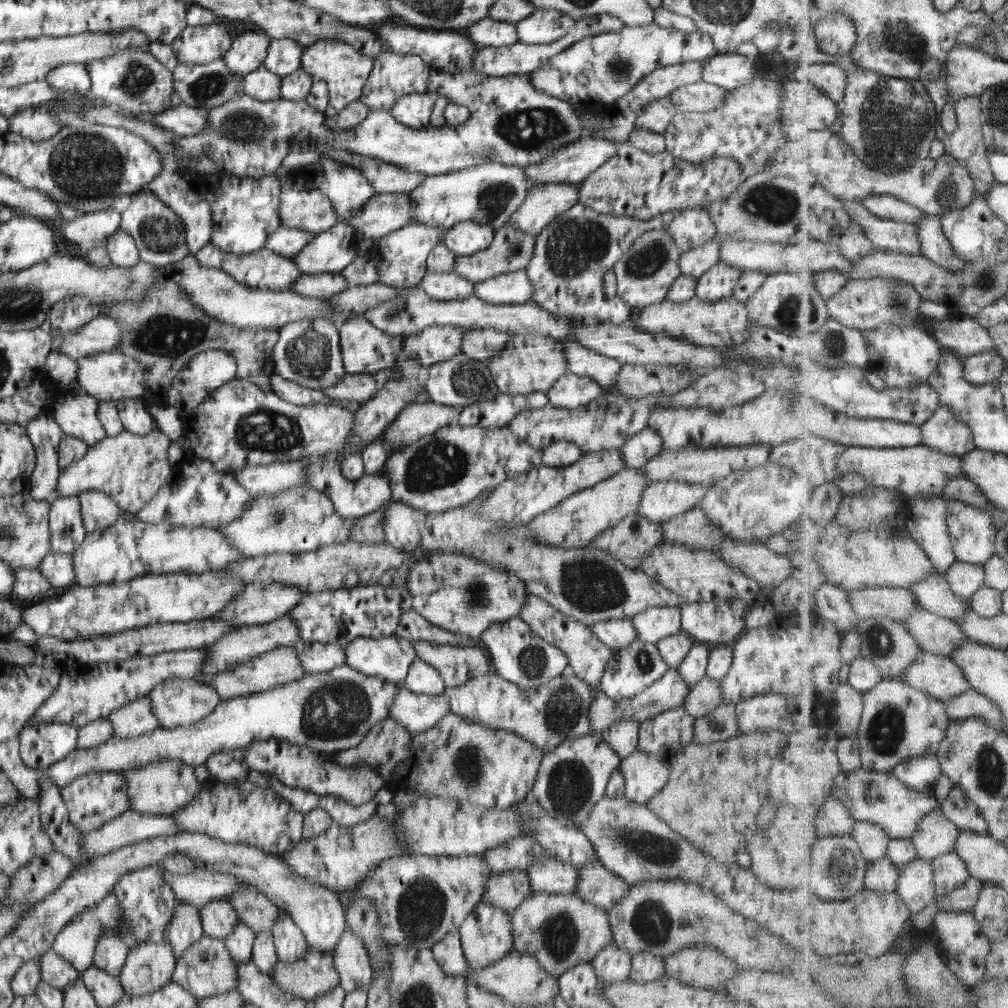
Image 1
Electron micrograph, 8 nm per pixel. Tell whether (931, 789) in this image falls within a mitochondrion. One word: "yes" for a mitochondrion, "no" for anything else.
no

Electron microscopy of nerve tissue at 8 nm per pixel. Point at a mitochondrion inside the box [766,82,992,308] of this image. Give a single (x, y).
(947, 192)

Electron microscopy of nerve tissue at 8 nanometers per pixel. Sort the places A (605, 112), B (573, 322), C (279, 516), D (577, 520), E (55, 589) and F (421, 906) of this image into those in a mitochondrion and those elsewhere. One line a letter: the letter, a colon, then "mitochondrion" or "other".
A: mitochondrion
B: other
C: mitochondrion
D: mitochondrion
E: other
F: mitochondrion

